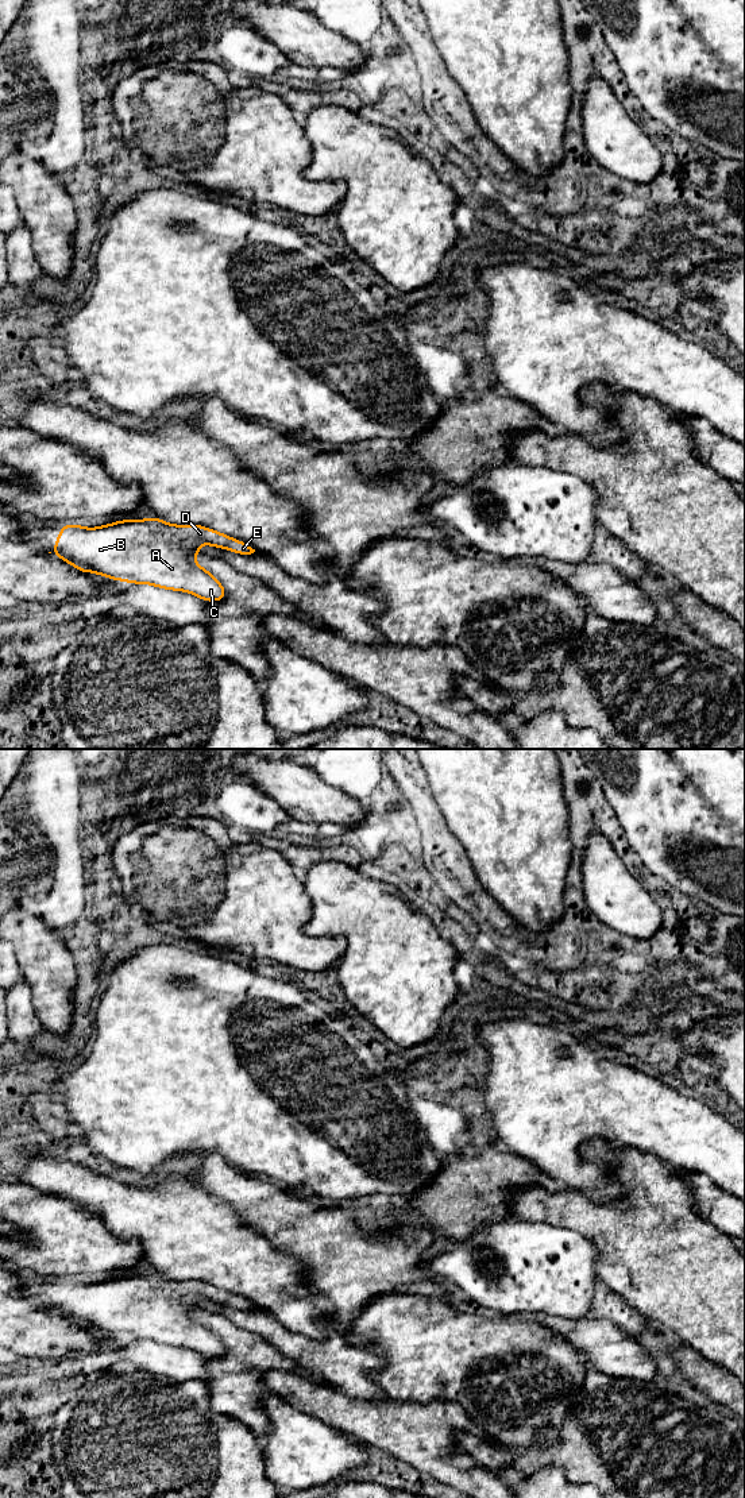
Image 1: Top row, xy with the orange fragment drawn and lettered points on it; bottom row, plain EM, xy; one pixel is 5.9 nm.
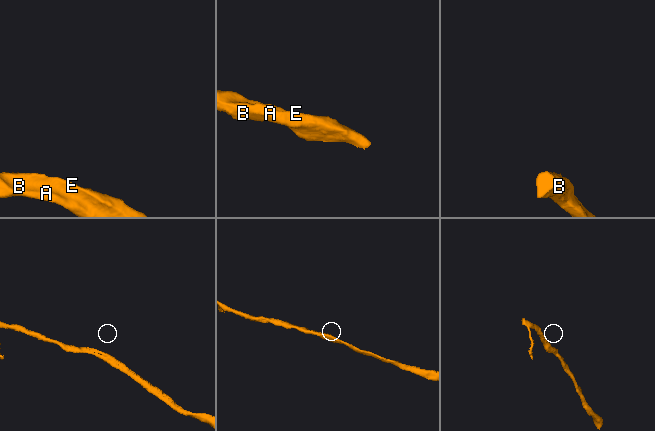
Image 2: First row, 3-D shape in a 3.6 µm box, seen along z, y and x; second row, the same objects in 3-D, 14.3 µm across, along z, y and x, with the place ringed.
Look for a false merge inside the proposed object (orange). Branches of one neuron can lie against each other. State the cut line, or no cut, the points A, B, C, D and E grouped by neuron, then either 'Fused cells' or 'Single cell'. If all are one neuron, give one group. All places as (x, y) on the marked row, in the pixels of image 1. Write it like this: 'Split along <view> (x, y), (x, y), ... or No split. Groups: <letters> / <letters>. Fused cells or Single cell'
No split. Groups: A B C D E. Single cell

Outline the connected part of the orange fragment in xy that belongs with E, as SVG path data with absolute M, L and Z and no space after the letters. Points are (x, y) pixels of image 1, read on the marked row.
M158 517L124 520L86 529L59 525L54 552L82 572L113 580L151 584L193 594L206 602L223 601L223 584L193 557L200 544L239 555L255 552L243 541L200 525L173 525Z

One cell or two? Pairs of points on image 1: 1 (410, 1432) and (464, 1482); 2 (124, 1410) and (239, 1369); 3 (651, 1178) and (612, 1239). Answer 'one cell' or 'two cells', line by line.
1: one cell
2: two cells
3: one cell

